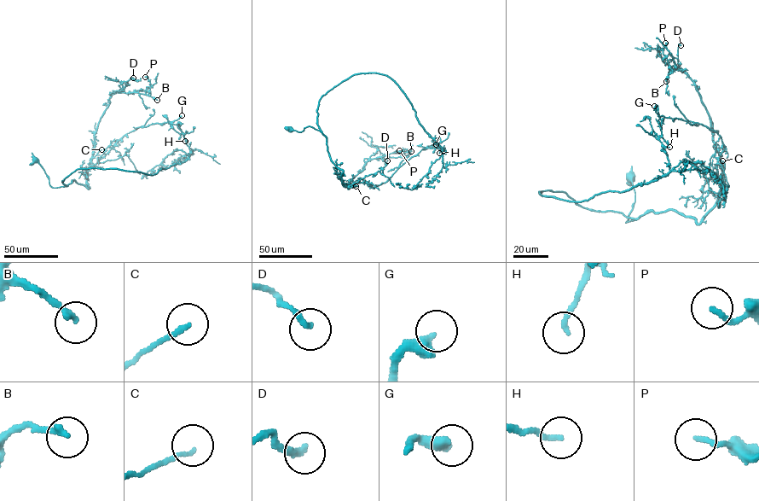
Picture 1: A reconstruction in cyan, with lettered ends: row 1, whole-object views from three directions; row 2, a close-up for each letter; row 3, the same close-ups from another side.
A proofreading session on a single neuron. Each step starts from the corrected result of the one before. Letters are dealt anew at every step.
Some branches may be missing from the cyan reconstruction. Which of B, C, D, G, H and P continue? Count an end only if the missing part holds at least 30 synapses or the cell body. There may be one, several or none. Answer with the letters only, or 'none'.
none

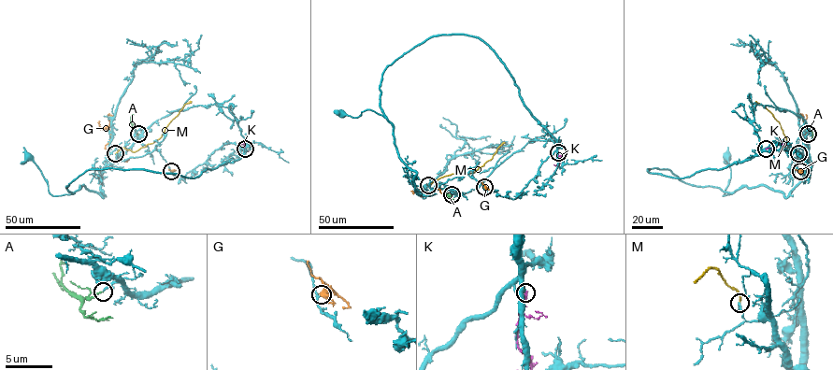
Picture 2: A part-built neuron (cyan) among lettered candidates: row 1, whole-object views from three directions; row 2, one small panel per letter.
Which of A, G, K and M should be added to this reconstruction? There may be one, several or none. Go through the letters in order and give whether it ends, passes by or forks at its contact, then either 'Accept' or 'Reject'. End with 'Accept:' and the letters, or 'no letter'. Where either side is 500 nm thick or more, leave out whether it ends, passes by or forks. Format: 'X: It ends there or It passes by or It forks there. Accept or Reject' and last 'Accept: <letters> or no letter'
A: It ends there. Accept
G: It passes by. Reject
K: It ends there. Reject
M: It ends there. Reject
Accept: A

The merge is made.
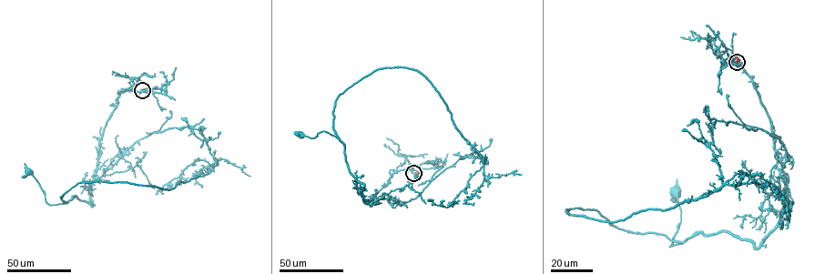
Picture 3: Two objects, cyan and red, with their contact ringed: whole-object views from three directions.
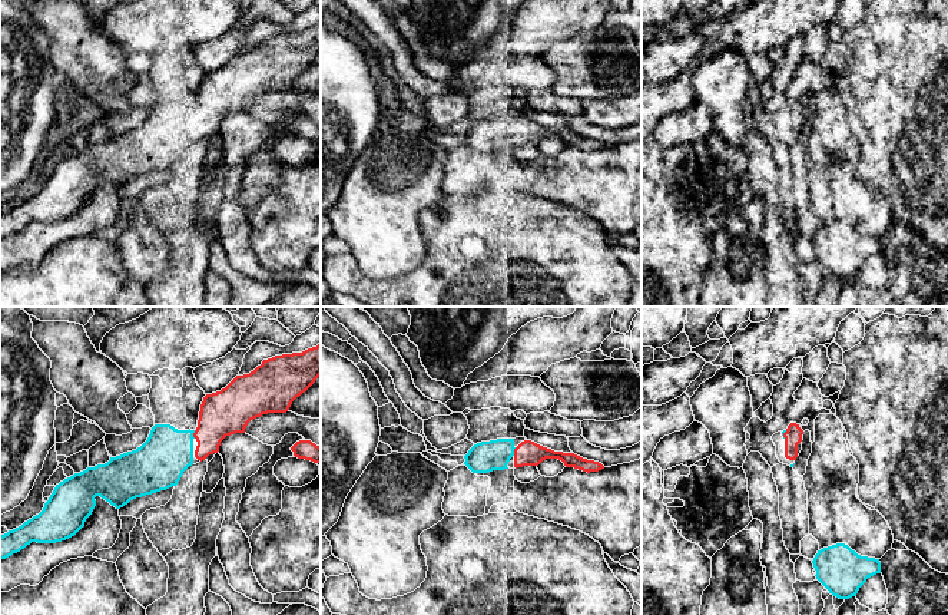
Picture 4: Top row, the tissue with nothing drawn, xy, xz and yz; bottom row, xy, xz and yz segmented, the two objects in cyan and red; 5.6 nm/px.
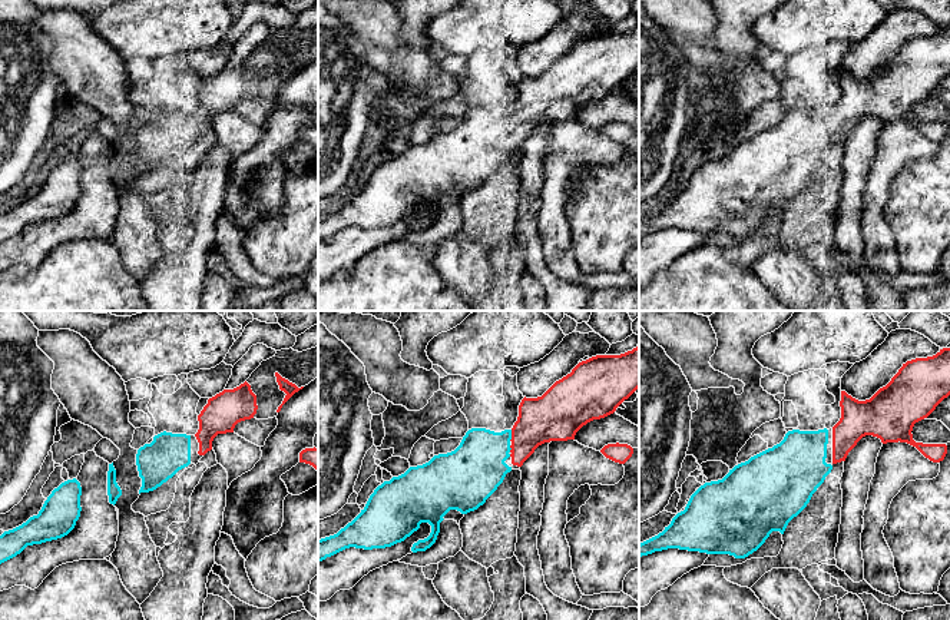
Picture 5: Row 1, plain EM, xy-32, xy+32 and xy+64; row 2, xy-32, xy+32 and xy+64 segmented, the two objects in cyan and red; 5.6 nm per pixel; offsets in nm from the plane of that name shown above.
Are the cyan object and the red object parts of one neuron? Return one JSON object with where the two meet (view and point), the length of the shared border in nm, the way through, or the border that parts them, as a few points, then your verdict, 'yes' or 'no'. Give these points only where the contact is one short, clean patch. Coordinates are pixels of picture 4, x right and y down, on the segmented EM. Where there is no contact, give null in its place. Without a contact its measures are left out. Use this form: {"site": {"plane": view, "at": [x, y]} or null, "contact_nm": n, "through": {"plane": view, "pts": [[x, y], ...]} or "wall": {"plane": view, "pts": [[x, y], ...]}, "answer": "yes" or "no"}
{"site": {"plane": "xy", "at": [192, 435]}, "contact_nm": 50, "answer": "yes"}

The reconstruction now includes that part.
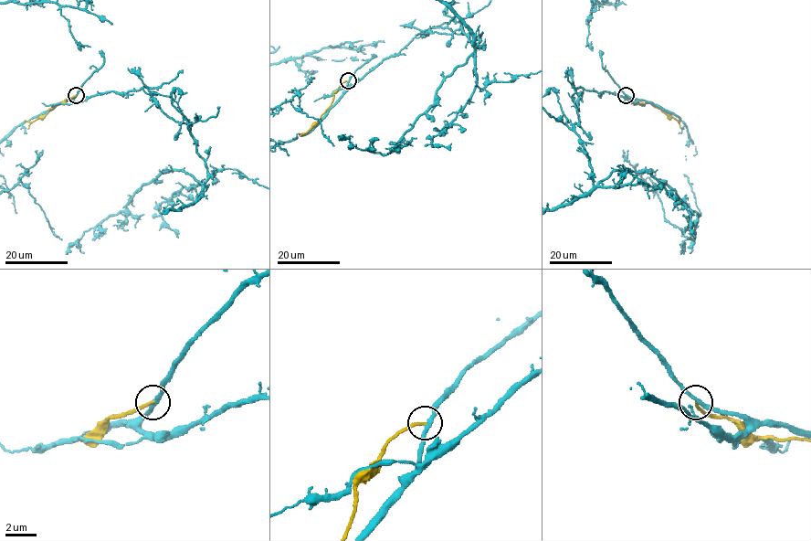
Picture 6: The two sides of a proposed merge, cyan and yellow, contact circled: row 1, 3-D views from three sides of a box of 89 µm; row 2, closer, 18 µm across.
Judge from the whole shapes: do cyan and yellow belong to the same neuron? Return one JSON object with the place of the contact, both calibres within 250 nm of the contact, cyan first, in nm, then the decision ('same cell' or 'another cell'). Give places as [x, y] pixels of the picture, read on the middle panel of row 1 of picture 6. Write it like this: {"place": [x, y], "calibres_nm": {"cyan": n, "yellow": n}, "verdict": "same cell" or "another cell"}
{"place": [348, 80], "calibres_nm": {"cyan": 280, "yellow": 180}, "verdict": "another cell"}

